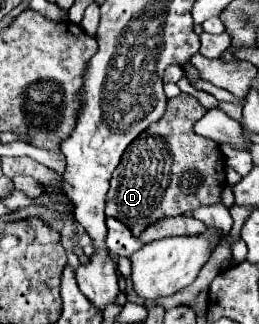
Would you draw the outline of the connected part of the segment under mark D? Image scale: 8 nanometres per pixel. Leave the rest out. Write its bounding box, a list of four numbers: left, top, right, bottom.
[105,93,227,237]

